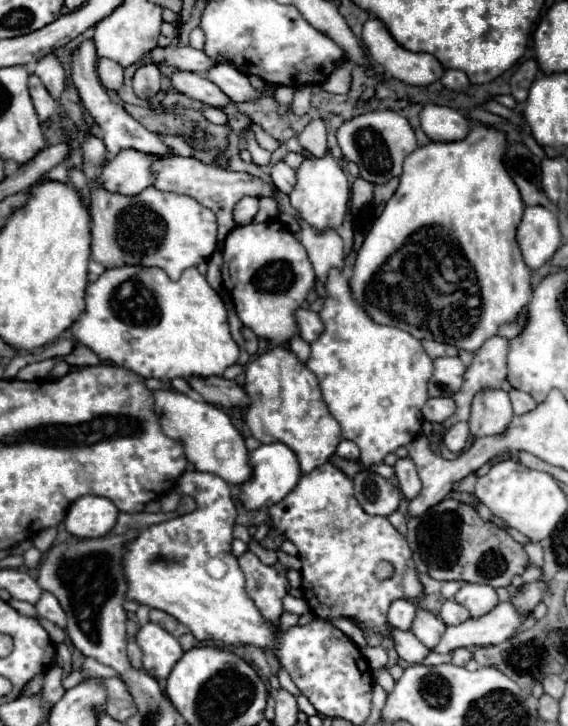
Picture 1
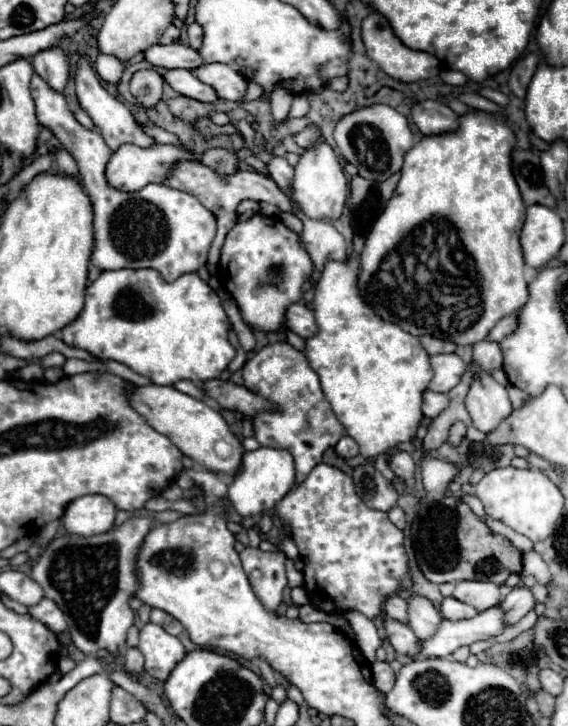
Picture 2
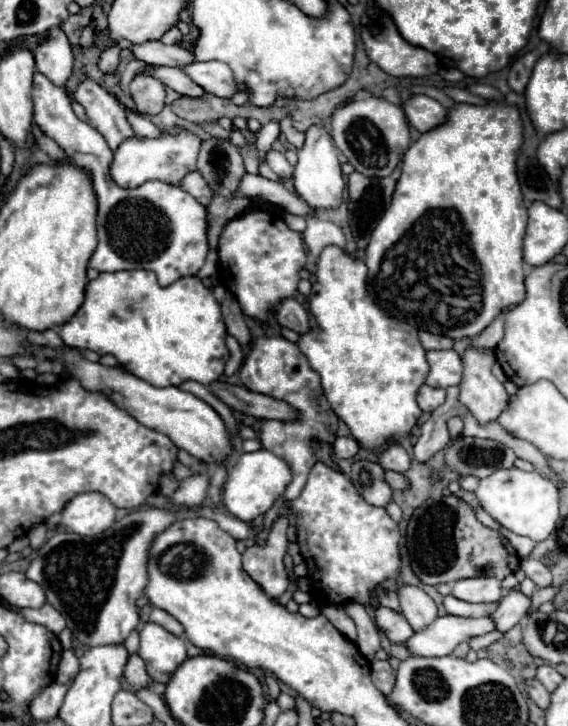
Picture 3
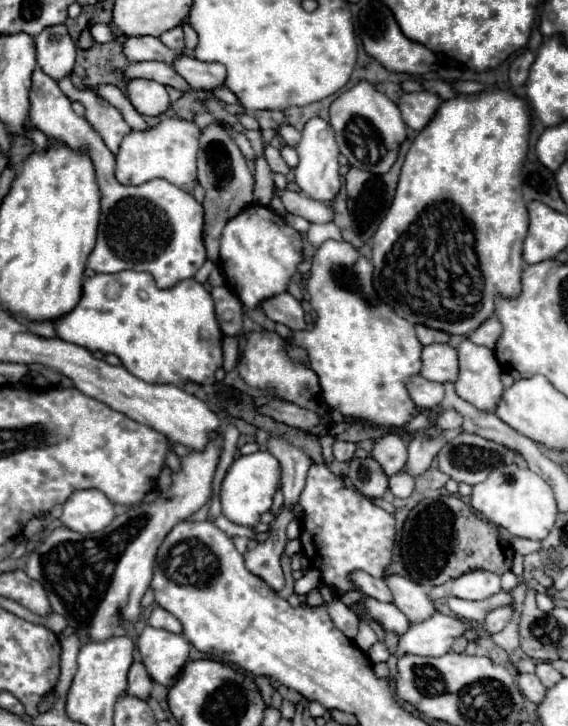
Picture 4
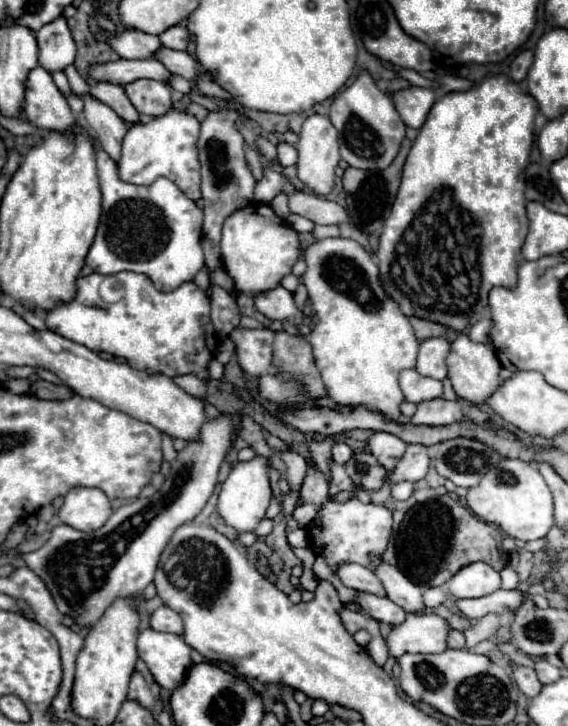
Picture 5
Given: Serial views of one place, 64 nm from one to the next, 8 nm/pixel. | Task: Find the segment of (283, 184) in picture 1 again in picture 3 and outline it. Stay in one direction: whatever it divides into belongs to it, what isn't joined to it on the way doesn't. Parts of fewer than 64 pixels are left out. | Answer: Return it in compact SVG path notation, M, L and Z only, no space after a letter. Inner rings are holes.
M268 150L268 154L266 154L266 164L278 174L278 178L280 178L282 182L288 180L288 178L292 178L294 168L292 168L292 164L286 160L284 154L280 154L280 152L276 152L276 150Z

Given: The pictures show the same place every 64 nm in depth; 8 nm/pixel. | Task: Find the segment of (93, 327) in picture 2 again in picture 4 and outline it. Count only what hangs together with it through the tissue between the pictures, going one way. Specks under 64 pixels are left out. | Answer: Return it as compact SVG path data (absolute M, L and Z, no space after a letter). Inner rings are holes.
M122 270L118 274L96 274L84 280L78 306L56 322L56 334L90 352L98 350L120 358L122 366L150 384L196 382L212 386L214 374L222 368L222 330L214 318L210 292L194 278L172 288L158 288L150 272ZM118 282L118 296L108 296L108 284Z

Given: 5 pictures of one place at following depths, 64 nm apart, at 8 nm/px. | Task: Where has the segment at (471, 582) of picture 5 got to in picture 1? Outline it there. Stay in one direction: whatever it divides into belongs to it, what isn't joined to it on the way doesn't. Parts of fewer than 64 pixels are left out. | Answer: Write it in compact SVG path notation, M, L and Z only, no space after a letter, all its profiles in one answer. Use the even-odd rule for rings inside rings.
M468 584L458 590L456 602L470 610L470 618L482 618L482 614L488 614L498 604L498 596L492 586Z

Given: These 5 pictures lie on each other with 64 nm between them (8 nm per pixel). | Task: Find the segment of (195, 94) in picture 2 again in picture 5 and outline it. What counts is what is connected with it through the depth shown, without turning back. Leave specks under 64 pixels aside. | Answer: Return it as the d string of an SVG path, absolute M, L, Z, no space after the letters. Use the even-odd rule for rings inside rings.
M120 58L116 62L92 66L90 74L98 82L112 82L120 86L126 86L140 78L168 82L172 76L170 70L166 70L166 66L162 66L162 62L158 62L156 58L148 58L148 60L122 60Z

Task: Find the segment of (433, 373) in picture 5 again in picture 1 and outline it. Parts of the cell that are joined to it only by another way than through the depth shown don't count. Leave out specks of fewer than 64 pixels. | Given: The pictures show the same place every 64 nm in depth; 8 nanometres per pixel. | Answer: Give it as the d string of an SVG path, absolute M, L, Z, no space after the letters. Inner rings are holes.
M436 358L434 360L434 374L428 384L430 398L442 398L442 396L454 396L462 388L466 366L460 362L460 358Z

